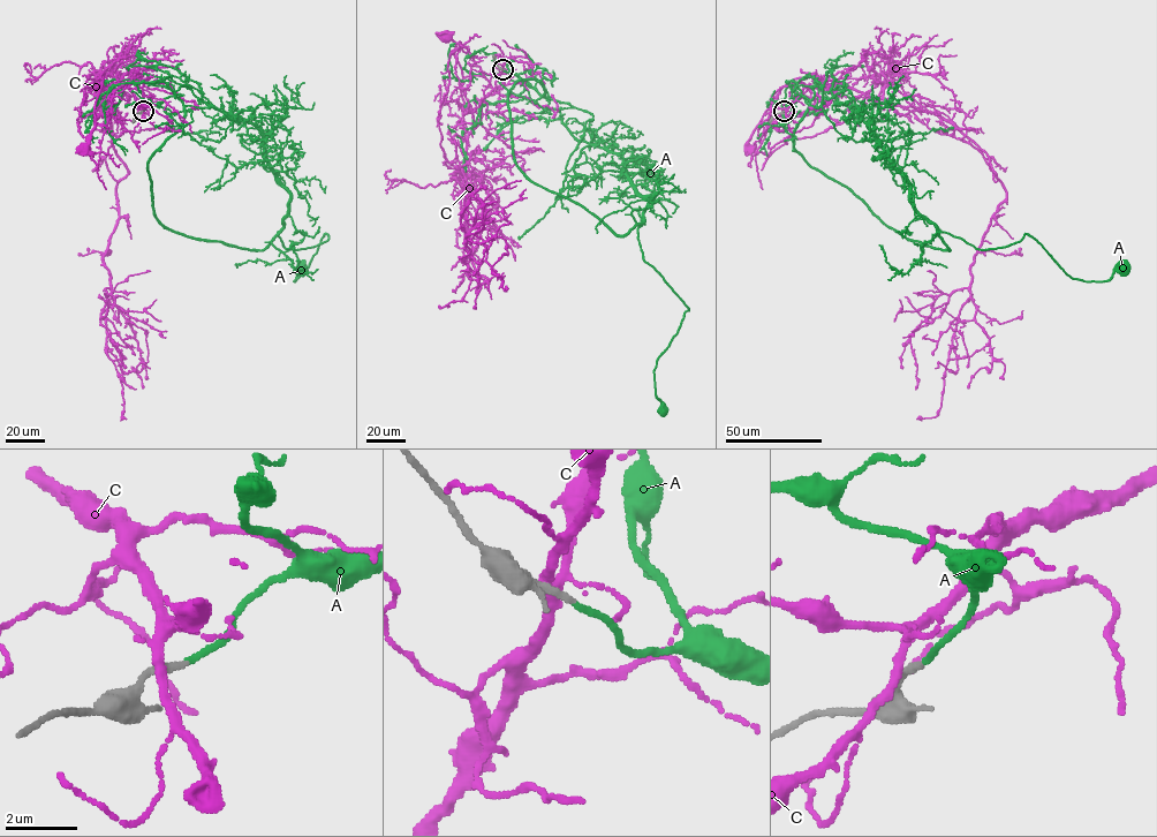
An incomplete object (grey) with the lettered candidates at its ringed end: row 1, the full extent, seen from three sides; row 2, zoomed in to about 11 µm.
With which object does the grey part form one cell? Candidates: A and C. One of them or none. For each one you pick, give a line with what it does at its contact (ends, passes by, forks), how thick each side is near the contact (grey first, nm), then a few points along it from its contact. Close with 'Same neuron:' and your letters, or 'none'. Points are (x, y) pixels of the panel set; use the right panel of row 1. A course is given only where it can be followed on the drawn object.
A: it ends; calibres 200 and 170 nm; course (784, 111), (809, 102), (793, 148), (908, 239), (1026, 234), (1073, 278), (1123, 268)
Same neuron: A

